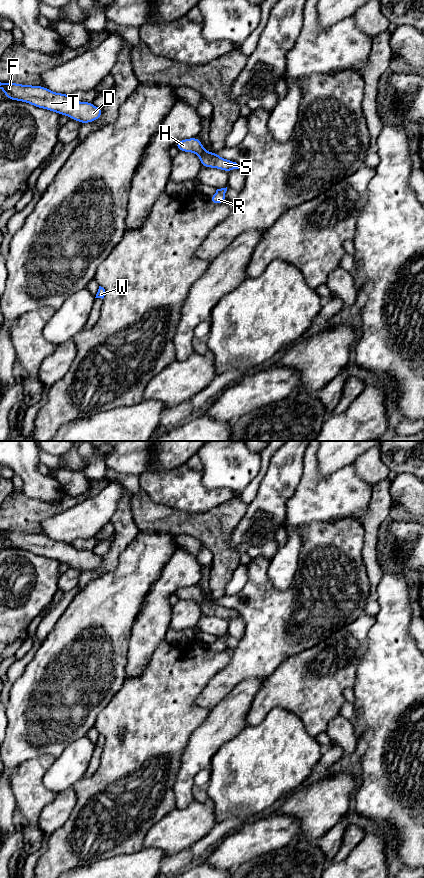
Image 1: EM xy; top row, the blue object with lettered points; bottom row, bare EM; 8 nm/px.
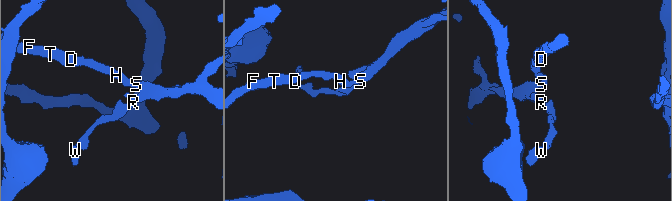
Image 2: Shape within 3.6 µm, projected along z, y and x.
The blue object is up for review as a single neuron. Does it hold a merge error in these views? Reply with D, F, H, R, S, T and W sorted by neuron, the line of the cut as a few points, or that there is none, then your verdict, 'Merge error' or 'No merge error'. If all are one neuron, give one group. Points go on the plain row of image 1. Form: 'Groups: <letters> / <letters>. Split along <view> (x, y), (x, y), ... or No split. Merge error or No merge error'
Groups: D F H R S T W. No split. No merge error

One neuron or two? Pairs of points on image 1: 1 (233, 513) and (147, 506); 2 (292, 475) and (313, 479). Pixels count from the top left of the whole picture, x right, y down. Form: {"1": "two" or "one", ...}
{"1": "one", "2": "two"}

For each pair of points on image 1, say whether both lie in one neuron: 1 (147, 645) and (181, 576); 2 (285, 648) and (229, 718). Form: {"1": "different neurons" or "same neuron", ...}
{"1": "same neuron", "2": "different neurons"}

